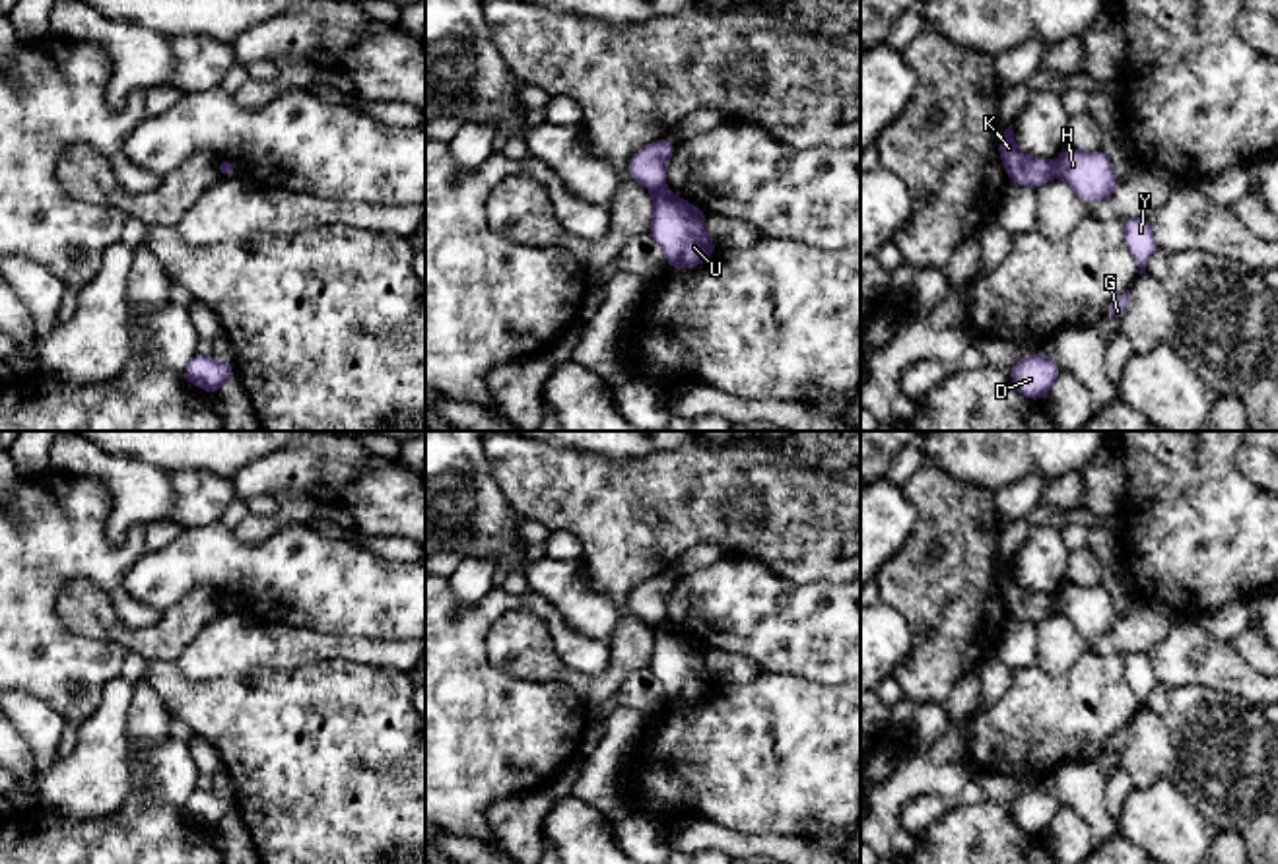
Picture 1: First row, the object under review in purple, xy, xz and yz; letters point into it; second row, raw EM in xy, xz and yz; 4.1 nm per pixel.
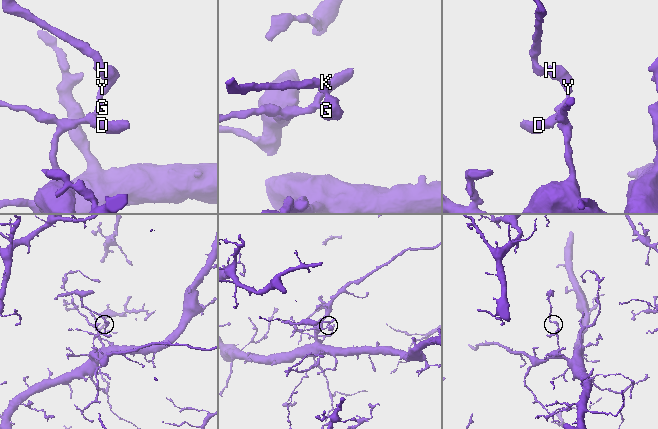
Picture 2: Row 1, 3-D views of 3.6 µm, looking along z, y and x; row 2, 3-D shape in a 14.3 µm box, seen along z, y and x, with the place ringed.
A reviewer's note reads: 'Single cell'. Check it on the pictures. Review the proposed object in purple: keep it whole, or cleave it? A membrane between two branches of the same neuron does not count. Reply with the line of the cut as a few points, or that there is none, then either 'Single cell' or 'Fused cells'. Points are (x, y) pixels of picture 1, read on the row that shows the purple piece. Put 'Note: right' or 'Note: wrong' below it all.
Split along yz (1055, 162), (1053, 173). Fused cells
Note: wrong

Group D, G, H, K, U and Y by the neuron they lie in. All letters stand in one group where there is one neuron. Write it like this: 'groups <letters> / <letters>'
groups D G H U Y / K

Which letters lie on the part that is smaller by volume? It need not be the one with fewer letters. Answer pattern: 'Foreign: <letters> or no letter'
Foreign: K

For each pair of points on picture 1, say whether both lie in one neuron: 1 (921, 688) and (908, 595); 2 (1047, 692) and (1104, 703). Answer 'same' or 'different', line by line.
1: same
2: same

